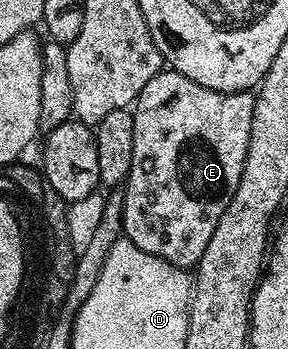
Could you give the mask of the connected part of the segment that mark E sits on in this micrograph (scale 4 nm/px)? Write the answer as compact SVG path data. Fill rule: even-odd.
M165 68L137 95L134 102L134 159L130 163L126 188L123 190L123 236L128 238L134 247L142 247L150 255L158 255L171 265L188 271L202 259L202 251L206 251L206 243L210 243L210 235L214 235L214 227L218 227L218 219L222 219L222 211L230 207L230 199L234 199L234 191L238 191L238 183L242 179L242 167L246 163L246 151L250 147L250 127L254 123L255 96L251 92L219 93L210 87L202 87L202 83L194 83L194 79L186 79L186 75L177 73L175 69Z

